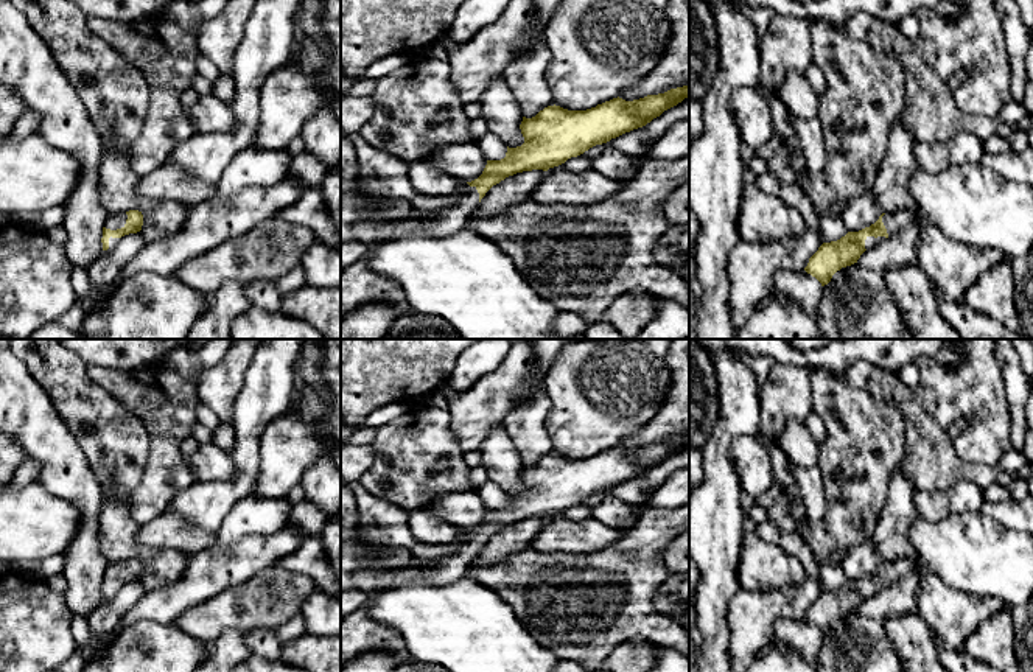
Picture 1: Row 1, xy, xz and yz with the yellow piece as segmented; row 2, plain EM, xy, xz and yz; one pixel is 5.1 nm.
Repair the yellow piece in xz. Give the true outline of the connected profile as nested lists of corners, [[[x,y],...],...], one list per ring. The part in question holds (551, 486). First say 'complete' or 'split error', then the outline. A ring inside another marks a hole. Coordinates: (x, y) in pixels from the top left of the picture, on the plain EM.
split error; [[[683,434],[633,450],[618,445],[587,459],[568,459],[554,453],[532,467],[523,465],[520,478],[524,492],[507,495],[504,507],[487,509],[478,527],[460,530],[453,541],[454,551],[436,560],[437,569],[429,582],[445,585],[467,574],[485,541],[506,526],[559,515],[596,493],[646,474],[688,445],[689,434]]]

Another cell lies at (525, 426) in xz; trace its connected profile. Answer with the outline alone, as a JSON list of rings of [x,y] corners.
[[[546,395],[537,397],[524,408],[510,412],[501,423],[526,467],[532,467],[545,456],[554,454],[552,442],[545,428],[549,408],[551,401]]]

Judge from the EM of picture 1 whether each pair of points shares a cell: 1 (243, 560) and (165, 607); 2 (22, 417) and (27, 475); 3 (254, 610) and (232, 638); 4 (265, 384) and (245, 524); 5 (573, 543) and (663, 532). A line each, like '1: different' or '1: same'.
1: same
2: different
3: different
4: different
5: different

